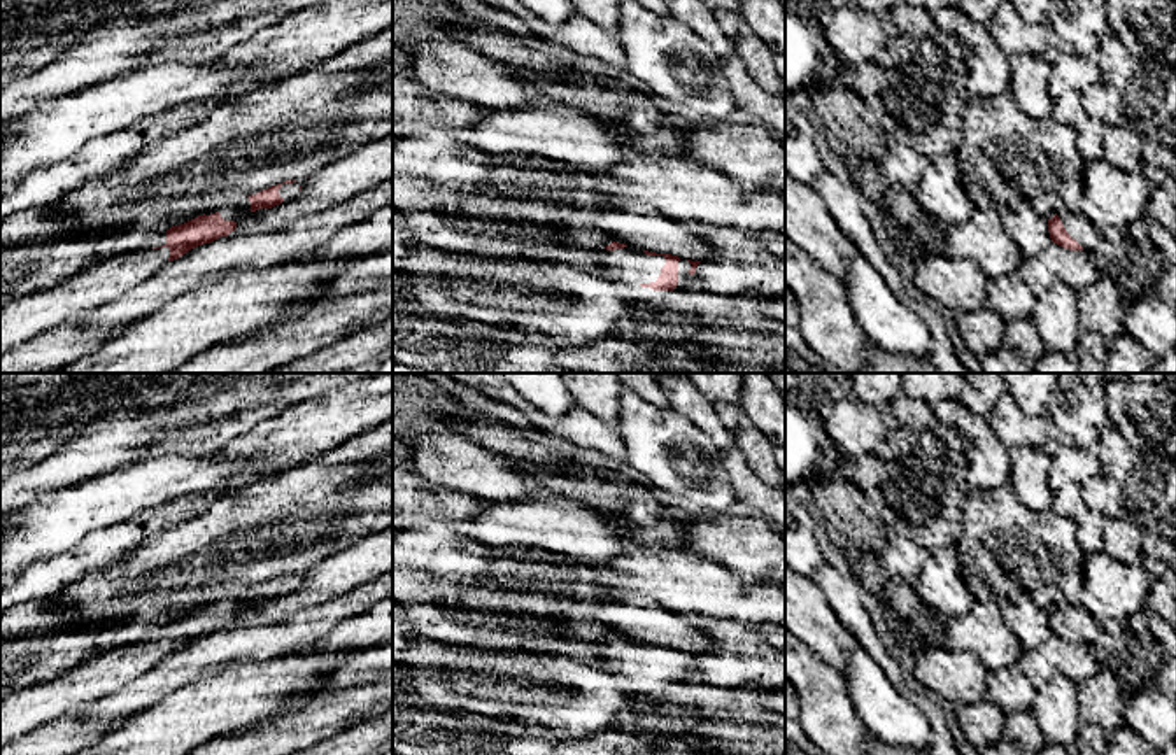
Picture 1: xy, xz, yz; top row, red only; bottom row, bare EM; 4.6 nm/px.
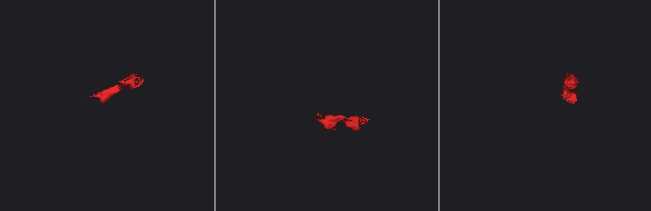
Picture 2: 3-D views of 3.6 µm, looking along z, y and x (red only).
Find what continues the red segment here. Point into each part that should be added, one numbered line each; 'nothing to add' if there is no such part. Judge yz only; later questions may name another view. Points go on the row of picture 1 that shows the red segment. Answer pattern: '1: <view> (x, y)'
1: yz (1076, 225)

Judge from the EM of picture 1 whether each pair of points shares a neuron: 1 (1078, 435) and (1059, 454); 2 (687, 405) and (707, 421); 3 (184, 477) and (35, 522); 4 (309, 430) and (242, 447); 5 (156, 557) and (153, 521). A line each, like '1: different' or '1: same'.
1: different
2: same
3: same
4: same
5: different

